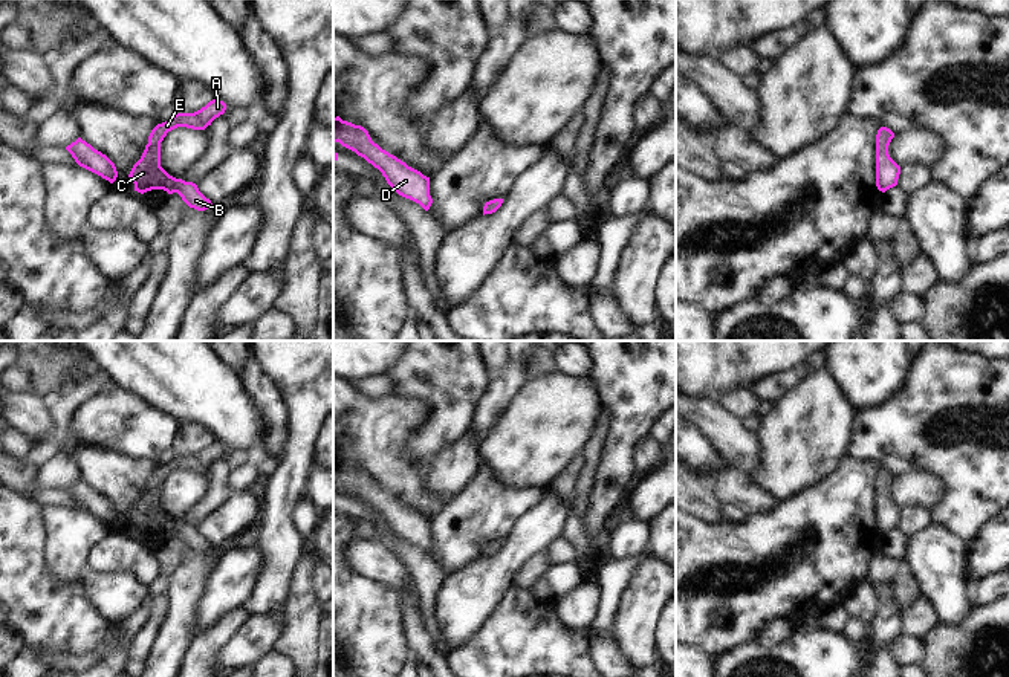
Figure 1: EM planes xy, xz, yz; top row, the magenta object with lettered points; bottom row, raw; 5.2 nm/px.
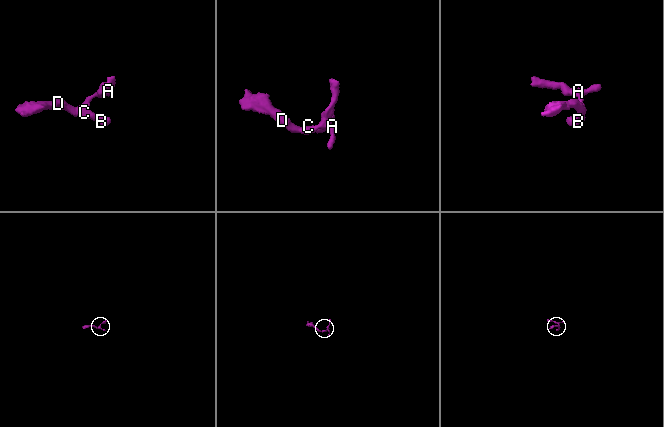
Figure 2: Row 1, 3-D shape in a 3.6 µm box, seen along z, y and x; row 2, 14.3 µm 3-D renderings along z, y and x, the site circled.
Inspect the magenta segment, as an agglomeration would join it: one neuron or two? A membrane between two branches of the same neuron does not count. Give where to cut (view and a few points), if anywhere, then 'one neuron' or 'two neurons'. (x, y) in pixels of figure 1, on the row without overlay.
no cut; one neuron

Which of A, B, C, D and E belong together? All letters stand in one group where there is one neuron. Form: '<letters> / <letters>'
A B C D E

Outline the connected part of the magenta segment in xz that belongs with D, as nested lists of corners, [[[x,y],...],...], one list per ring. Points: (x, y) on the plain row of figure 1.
[[[336,458],[333,460],[333,484],[339,484],[378,510],[391,532],[399,538],[419,546],[425,553],[430,552],[433,546],[430,538],[430,520],[382,492],[371,483],[364,469]]]

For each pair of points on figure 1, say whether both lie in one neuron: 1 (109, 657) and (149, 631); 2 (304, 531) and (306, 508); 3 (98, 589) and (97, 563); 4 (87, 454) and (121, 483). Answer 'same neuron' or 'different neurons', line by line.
1: different neurons
2: same neuron
3: different neurons
4: same neuron

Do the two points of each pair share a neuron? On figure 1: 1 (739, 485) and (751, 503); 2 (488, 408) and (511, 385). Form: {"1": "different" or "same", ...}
{"1": "same", "2": "same"}

